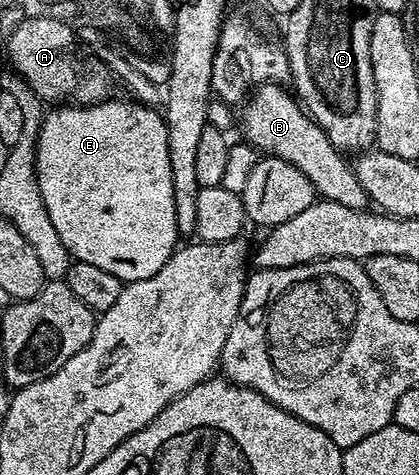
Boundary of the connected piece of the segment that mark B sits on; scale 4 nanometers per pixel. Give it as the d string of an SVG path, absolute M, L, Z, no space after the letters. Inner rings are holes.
M278 83L259 85L242 107L242 133L246 136L243 138L259 154L279 157L304 171L319 198L344 203L344 207L353 209L367 208L366 192L360 187L360 179L354 174L351 162L345 161L347 158L331 143L326 132L314 122L289 88Z

